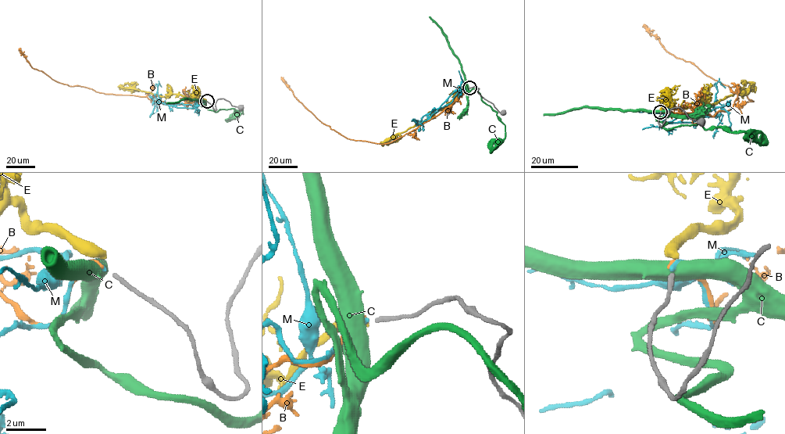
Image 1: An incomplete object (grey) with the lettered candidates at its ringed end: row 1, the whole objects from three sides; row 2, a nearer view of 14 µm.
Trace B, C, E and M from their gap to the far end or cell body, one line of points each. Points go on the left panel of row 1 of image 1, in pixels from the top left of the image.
B: (206, 101), (202, 105), (167, 104), (69, 86), (33, 69), (18, 50)
C: (206, 101), (202, 105), (210, 110), (233, 109), (234, 112), (242, 111), (243, 113), (236, 116)
E: (206, 100), (200, 96), (162, 96), (137, 91)
M: (206, 101), (192, 108), (169, 105), (159, 101), (157, 90), (159, 83), (161, 87)

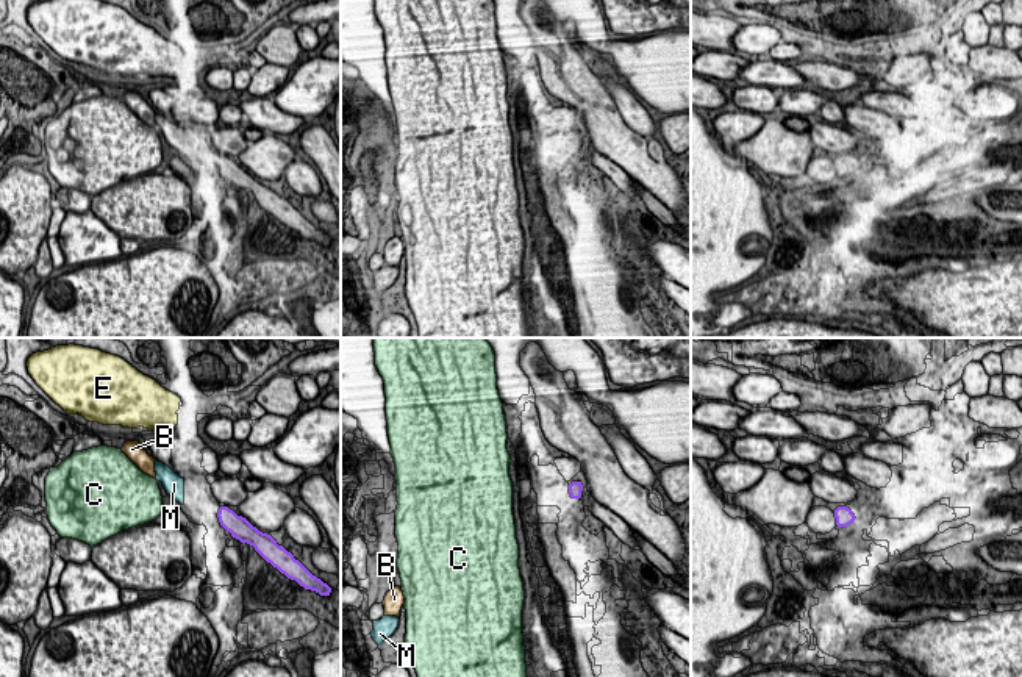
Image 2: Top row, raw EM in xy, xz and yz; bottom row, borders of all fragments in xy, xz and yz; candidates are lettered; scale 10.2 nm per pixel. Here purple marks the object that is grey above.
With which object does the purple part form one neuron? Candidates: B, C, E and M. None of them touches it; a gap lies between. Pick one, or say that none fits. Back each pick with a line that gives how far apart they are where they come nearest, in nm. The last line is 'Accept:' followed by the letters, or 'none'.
M: 360 nm apart
Accept: M

